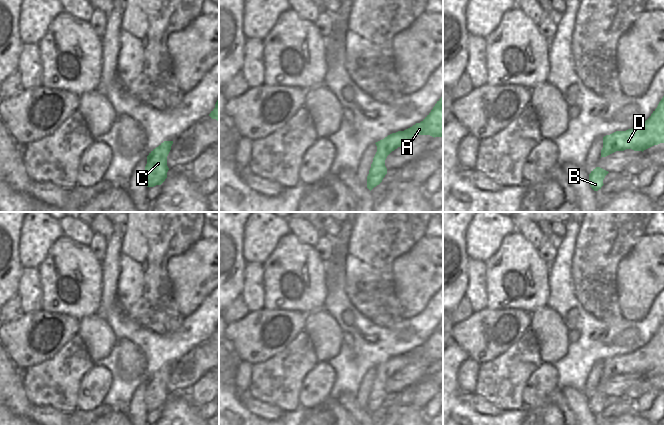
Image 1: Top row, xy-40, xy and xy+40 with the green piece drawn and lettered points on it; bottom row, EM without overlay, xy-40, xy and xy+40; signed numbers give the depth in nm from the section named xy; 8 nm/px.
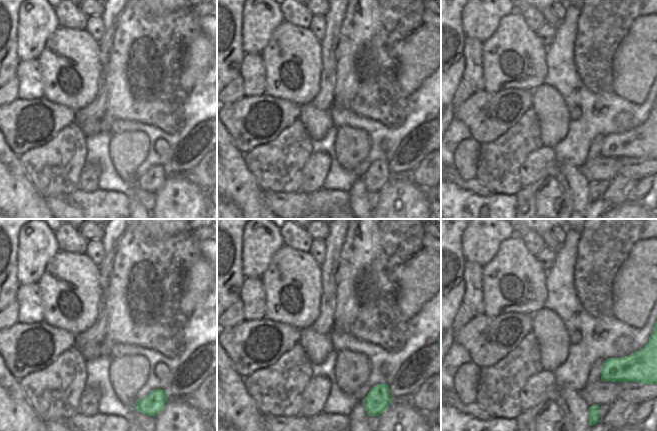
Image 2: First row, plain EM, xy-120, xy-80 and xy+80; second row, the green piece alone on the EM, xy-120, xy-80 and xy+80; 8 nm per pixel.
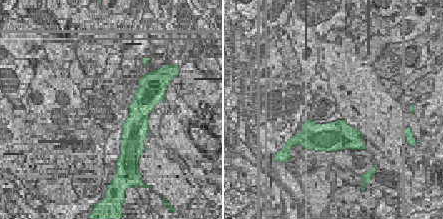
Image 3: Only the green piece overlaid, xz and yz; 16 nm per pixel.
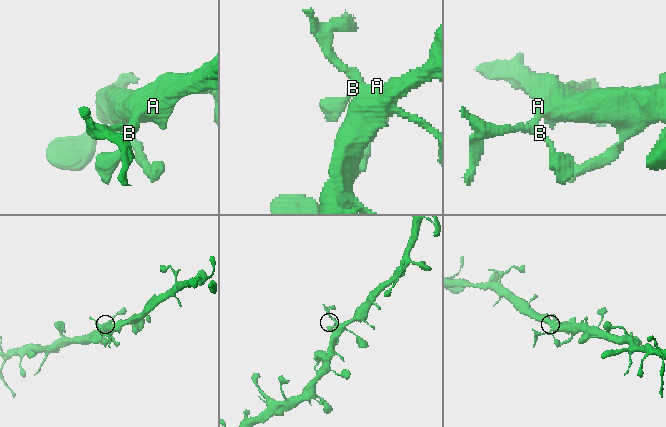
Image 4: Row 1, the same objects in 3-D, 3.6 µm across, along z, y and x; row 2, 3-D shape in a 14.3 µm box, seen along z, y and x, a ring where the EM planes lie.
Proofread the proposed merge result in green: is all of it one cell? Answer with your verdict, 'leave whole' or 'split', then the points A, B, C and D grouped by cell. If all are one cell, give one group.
leave whole; A B C D

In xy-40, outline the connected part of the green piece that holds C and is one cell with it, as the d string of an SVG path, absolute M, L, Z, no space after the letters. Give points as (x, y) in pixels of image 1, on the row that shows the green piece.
M164 141L147 156L147 164L145 166L145 182L147 187L161 185L167 178L169 170L167 156L172 144L173 141Z

